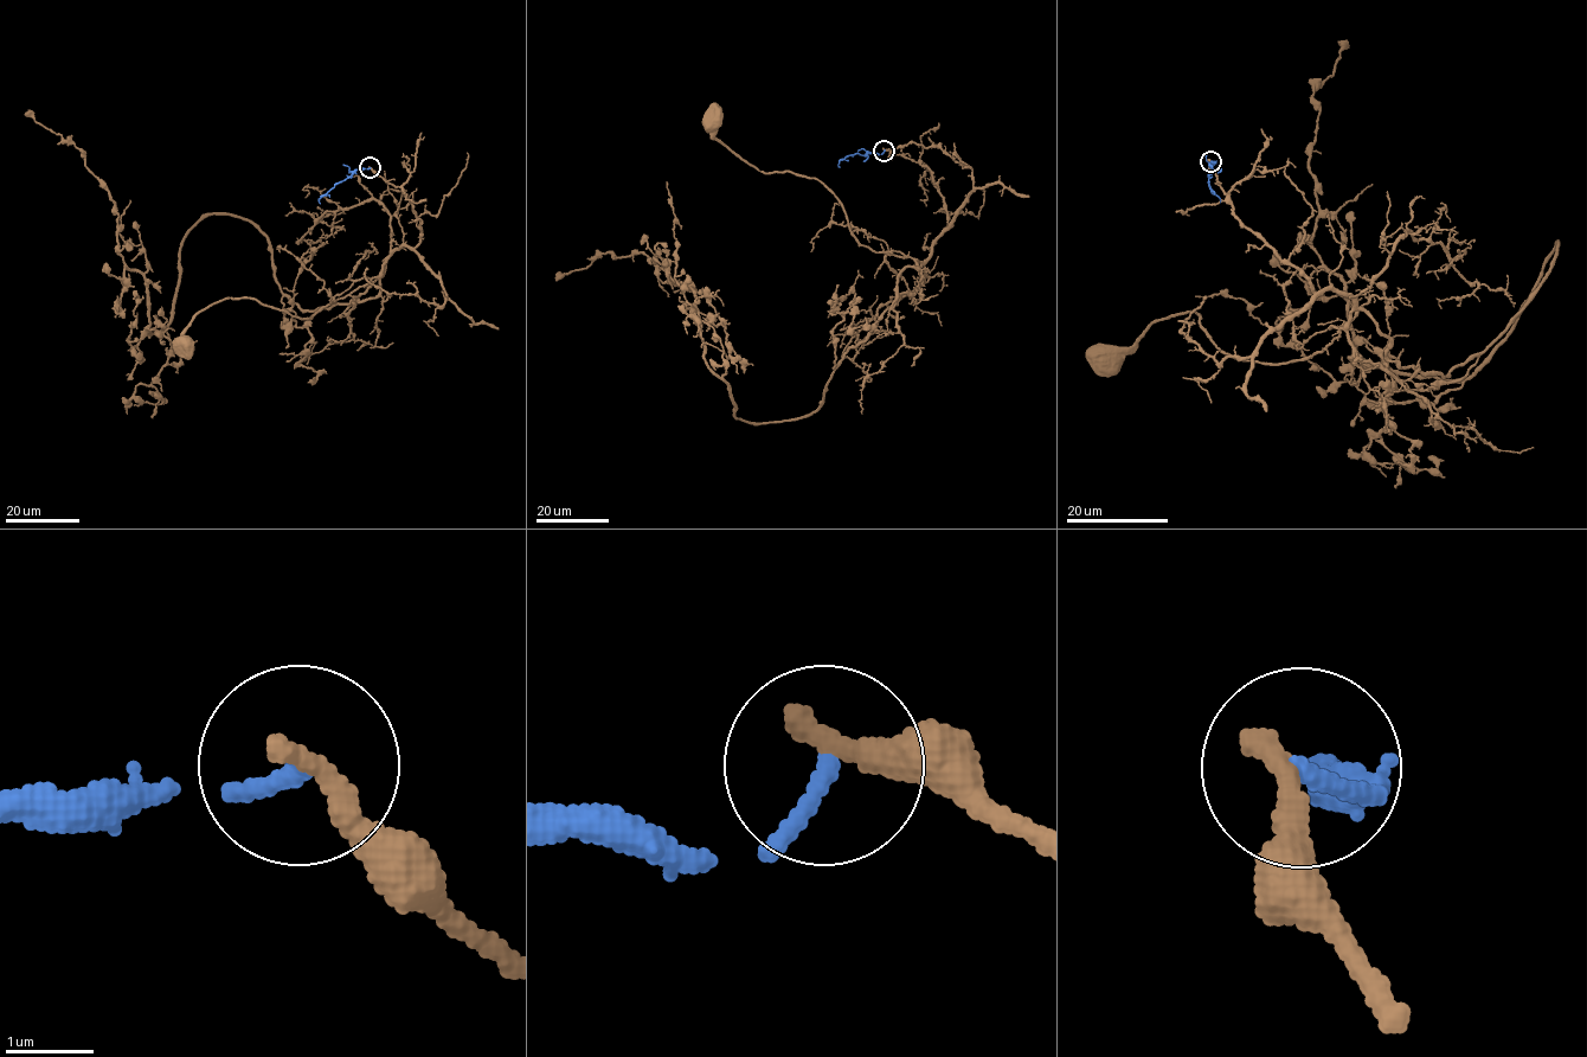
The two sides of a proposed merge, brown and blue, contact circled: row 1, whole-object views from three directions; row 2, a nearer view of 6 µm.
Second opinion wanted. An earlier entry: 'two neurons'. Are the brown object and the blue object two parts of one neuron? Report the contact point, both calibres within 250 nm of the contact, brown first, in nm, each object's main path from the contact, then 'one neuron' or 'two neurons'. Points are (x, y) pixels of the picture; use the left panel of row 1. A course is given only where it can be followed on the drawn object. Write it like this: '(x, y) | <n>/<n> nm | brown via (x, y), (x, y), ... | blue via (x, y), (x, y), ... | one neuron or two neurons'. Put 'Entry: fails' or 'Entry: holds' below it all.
(370, 167) | 340/200 nm | brown via (370, 168), (411, 203), (419, 243), (400, 247), (378, 276), (308, 318), (223, 299), (199, 311), (184, 343) | blue via (370, 167), (357, 170), (338, 181), (319, 199), (320, 203) | two neurons
Entry: holds

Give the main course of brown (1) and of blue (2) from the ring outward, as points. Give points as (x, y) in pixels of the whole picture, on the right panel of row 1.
1: (1210, 161), (1232, 212), (1315, 292), (1344, 292), (1351, 321), (1286, 363), (1222, 352), (1189, 311), (1106, 353)
2: (1212, 161), (1215, 162), (1208, 174), (1210, 190), (1220, 202)

